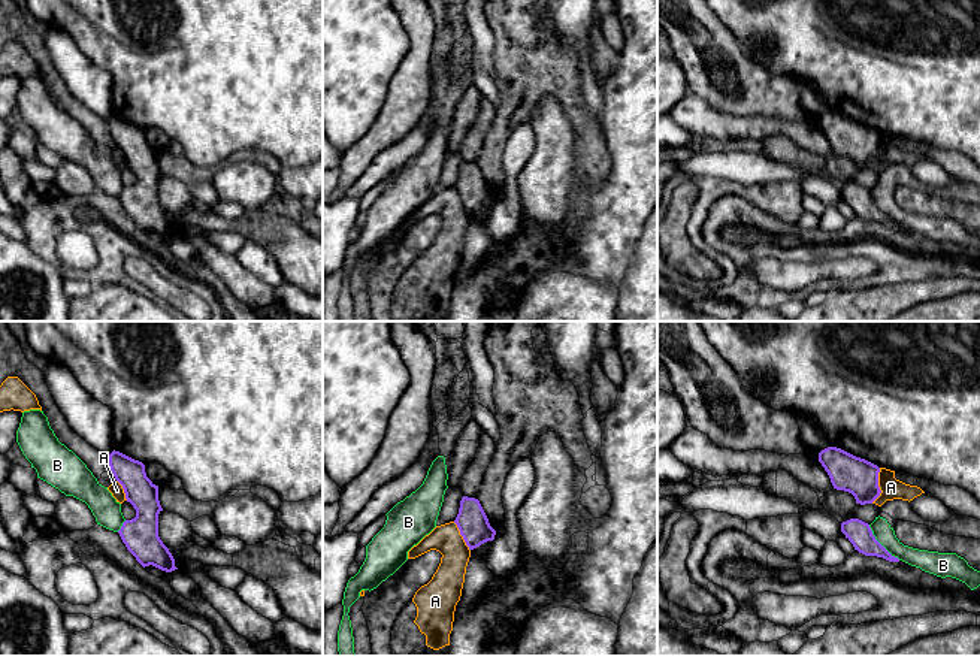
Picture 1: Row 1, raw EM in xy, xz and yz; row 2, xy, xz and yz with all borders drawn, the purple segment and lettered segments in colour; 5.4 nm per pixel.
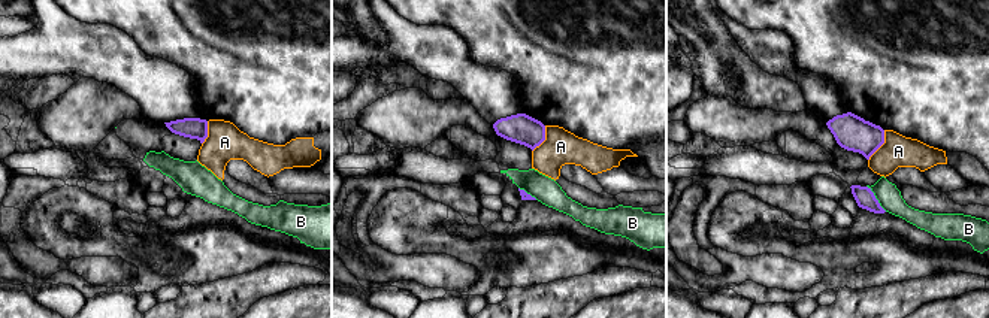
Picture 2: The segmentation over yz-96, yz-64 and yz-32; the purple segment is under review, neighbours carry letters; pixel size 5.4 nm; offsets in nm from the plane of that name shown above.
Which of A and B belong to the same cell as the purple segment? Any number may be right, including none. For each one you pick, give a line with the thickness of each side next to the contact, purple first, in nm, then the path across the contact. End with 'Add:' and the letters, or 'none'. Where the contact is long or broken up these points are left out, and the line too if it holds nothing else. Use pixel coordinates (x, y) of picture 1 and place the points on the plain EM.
Add: none

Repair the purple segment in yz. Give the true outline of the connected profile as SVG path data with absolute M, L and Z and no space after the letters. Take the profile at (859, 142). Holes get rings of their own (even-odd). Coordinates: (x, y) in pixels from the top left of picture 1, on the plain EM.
M837 112L822 115L819 127L828 137L834 154L852 158L856 169L872 169L880 161L877 130Z

